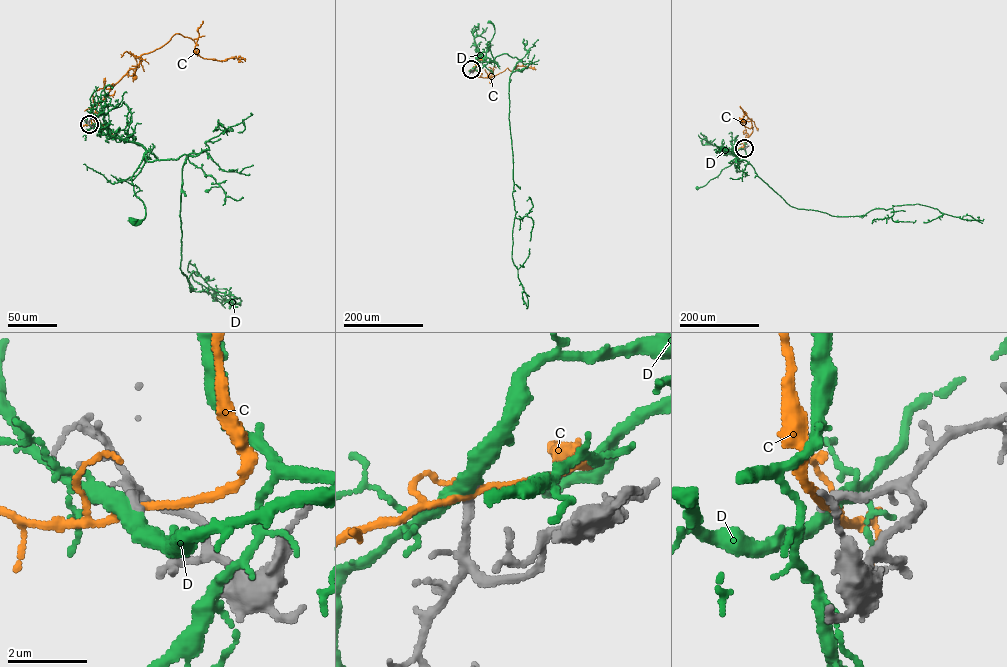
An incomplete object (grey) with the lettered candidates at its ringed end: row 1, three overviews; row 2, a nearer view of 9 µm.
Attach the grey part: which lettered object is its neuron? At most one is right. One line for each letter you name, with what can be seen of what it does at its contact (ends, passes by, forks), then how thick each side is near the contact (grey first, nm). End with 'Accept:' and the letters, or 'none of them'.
Accept: none of them

